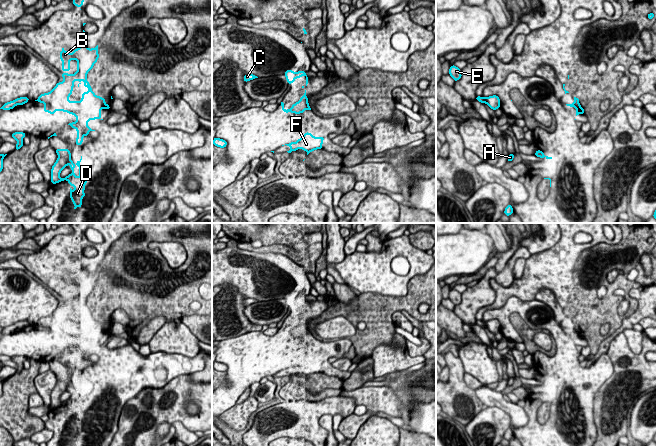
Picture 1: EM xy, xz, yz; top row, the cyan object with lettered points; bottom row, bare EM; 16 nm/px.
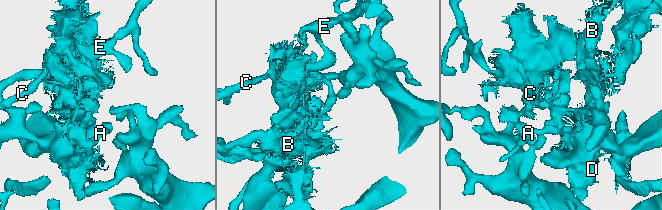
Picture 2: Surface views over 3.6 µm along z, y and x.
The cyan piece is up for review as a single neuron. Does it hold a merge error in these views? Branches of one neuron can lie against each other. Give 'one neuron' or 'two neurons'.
one neuron

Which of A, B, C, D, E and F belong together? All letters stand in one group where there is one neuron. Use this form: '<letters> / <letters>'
A B C D E F

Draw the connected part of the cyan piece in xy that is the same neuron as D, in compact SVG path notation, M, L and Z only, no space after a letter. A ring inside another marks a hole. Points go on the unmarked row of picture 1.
M55 373L55 375L58 382L51 392L51 407L56 408L67 404L68 407L75 412L74 415L70 412L70 423L75 429L74 433L82 431L82 422L85 421L84 414L88 405L88 401L81 400L80 386L82 384L82 380L81 383L74 388L71 384L71 376L69 373ZM68 388L70 389L72 397L61 403L60 397Z

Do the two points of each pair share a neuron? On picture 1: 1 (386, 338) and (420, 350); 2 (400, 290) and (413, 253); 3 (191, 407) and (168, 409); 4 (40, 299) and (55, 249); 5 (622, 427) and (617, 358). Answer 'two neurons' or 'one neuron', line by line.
1: two neurons
2: one neuron
3: two neurons
4: two neurons
5: one neuron

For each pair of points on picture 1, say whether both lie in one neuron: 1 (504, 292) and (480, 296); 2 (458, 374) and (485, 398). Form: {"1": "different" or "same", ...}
{"1": "different", "2": "different"}

